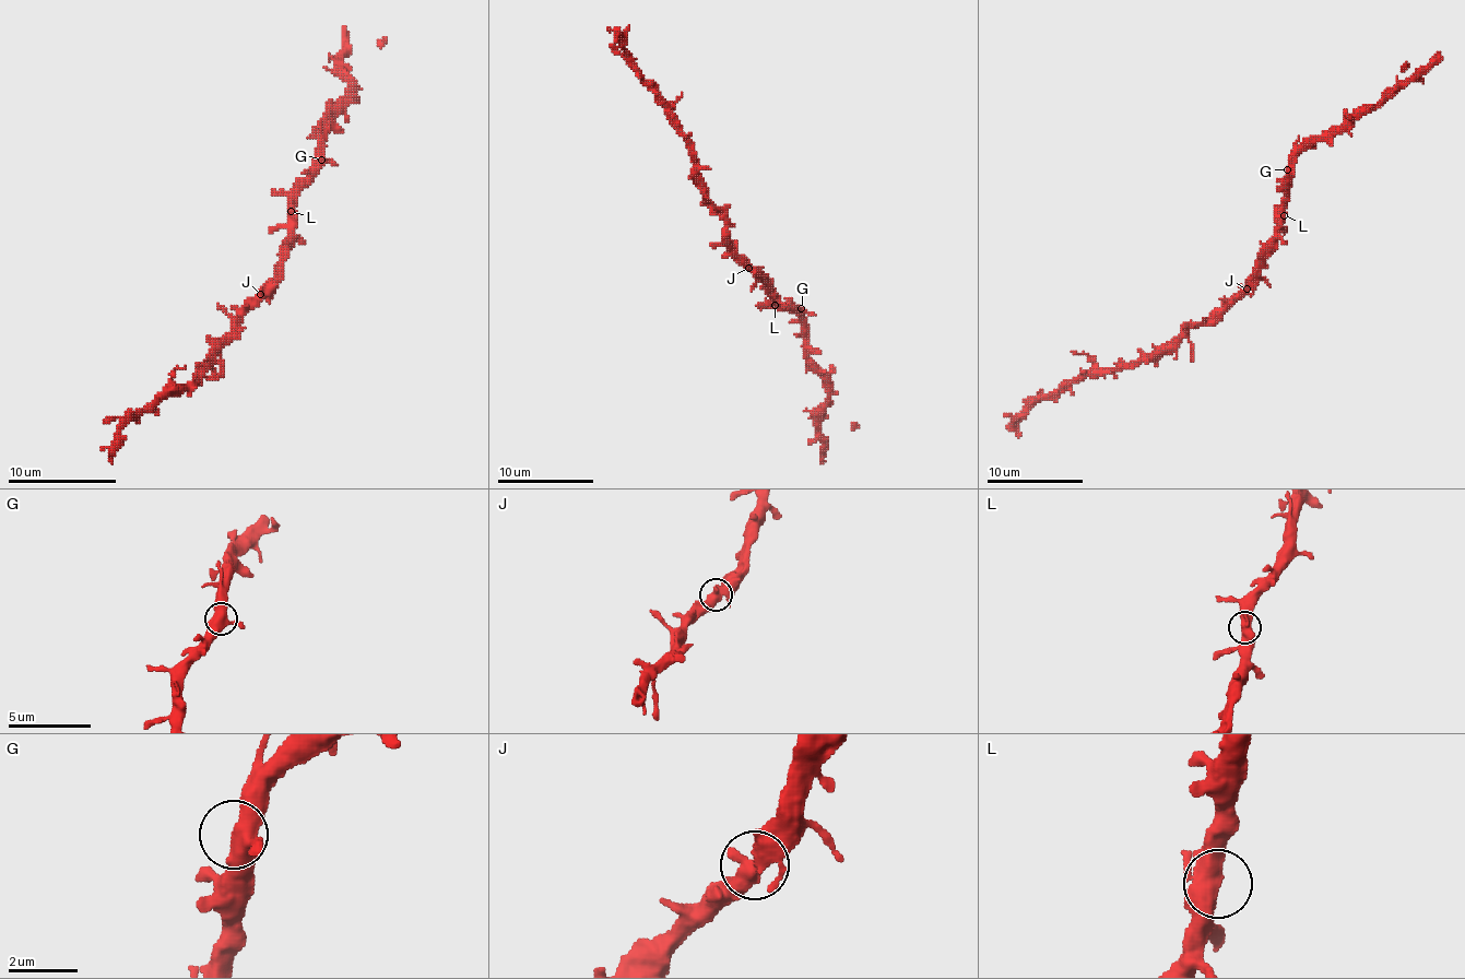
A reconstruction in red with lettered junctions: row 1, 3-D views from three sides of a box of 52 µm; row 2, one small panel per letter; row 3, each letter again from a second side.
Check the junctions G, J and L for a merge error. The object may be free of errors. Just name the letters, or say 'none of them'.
none of them

